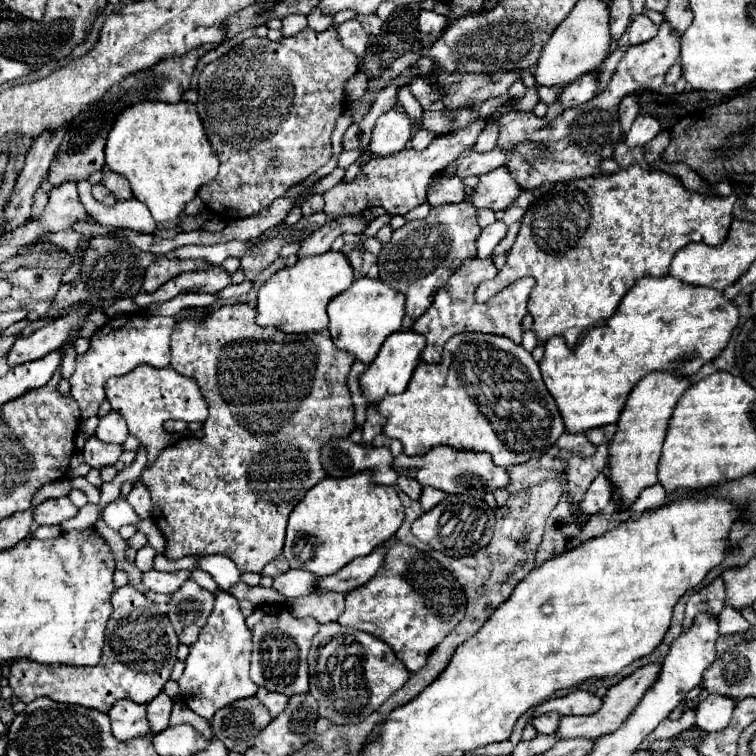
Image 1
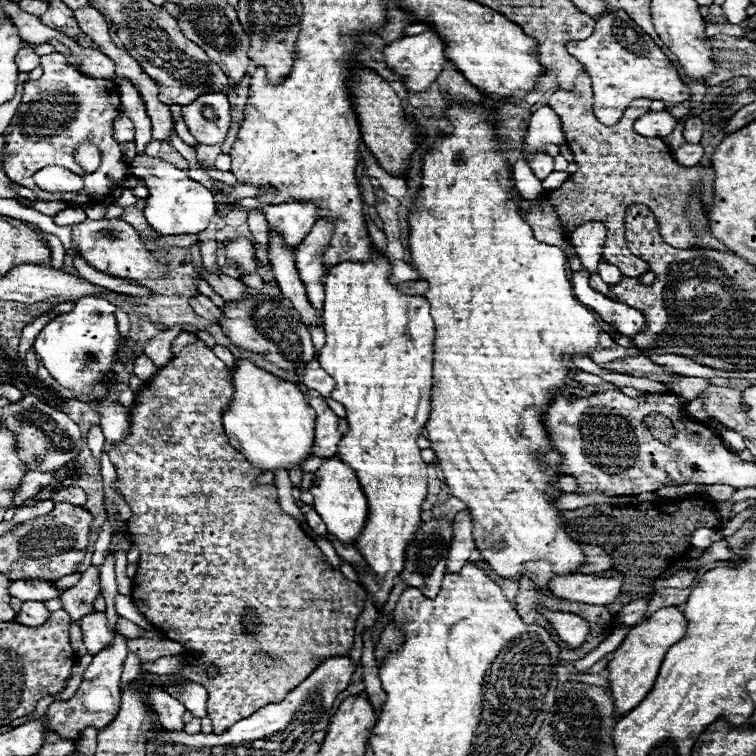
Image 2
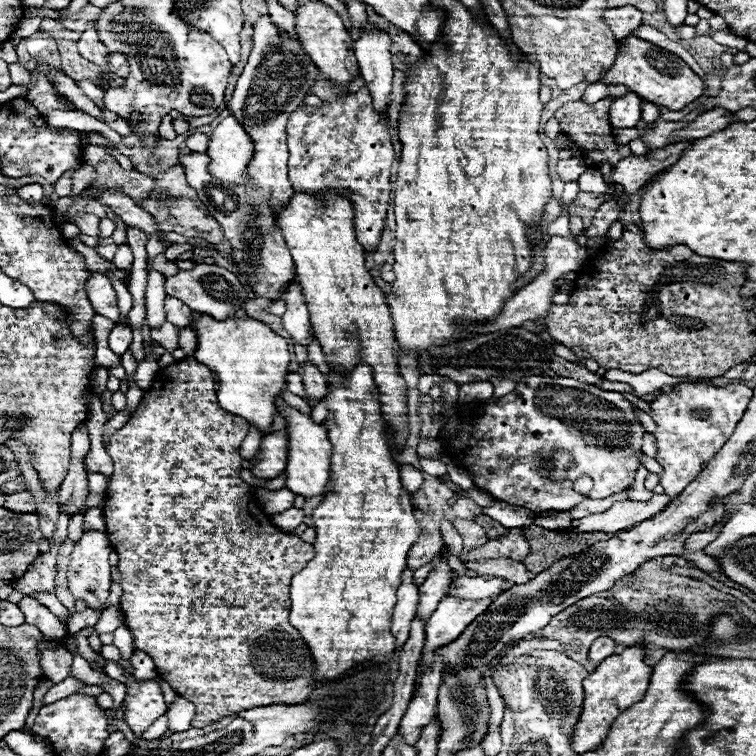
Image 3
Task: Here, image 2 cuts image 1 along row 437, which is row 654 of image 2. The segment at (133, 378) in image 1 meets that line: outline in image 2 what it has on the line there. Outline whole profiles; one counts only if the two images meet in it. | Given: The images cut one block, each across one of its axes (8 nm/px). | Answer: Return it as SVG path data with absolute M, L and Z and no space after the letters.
M146 631L144 638L128 640L128 650L140 658L140 662L154 662L161 657L169 655L181 655L183 646L168 640L158 631Z

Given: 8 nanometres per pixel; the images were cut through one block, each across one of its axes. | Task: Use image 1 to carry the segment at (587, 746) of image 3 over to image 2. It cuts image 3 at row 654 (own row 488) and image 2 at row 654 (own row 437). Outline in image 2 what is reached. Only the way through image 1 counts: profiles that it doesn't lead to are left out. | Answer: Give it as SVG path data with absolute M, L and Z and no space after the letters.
M662 608L630 630L630 634L614 652L614 658L608 662L608 672L610 672L608 682L616 704L616 714L622 716L624 712L630 712L652 690L668 648L684 638L686 626L688 622L680 608Z

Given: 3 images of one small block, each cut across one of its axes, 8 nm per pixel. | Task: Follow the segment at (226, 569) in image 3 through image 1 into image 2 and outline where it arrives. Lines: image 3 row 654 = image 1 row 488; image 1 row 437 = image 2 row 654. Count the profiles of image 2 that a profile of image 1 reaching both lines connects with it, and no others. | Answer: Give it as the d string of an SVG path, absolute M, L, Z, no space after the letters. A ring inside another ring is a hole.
M196 340L194 344L186 346L162 370L158 370L152 380L146 382L142 392L136 394L136 402L130 410L130 434L126 436L122 446L110 450L110 460L116 466L118 474L116 492L120 492L132 508L132 516L128 520L128 534L132 542L140 548L138 570L132 586L132 600L138 610L156 626L158 632L162 632L168 640L180 642L184 646L186 666L182 670L182 678L198 682L208 690L208 718L212 720L216 734L226 732L232 724L236 724L236 720L242 720L244 716L250 716L252 712L268 704L284 700L286 694L292 692L300 682L304 682L322 664L324 658L346 656L354 644L354 622L362 612L366 600L366 590L360 584L344 578L340 570L336 572L334 568L330 568L324 562L322 552L306 536L300 524L292 516L282 512L282 508L278 506L276 488L268 484L260 486L254 482L254 478L262 472L258 468L252 468L248 460L228 444L228 438L222 428L222 414L234 396L234 384L230 374L232 372L224 366L224 362L220 362L202 340ZM204 666L216 666L218 674L214 678L206 676Z

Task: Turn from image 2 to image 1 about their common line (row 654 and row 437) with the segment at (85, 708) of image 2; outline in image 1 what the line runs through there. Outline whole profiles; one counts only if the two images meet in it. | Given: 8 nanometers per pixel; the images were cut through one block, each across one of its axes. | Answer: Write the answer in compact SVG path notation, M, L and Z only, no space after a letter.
M110 412L110 414L102 416L94 436L96 436L98 440L102 440L102 442L122 444L122 442L126 440L126 436L128 436L128 428L126 428L126 424L124 424L124 418L122 418L118 412Z

